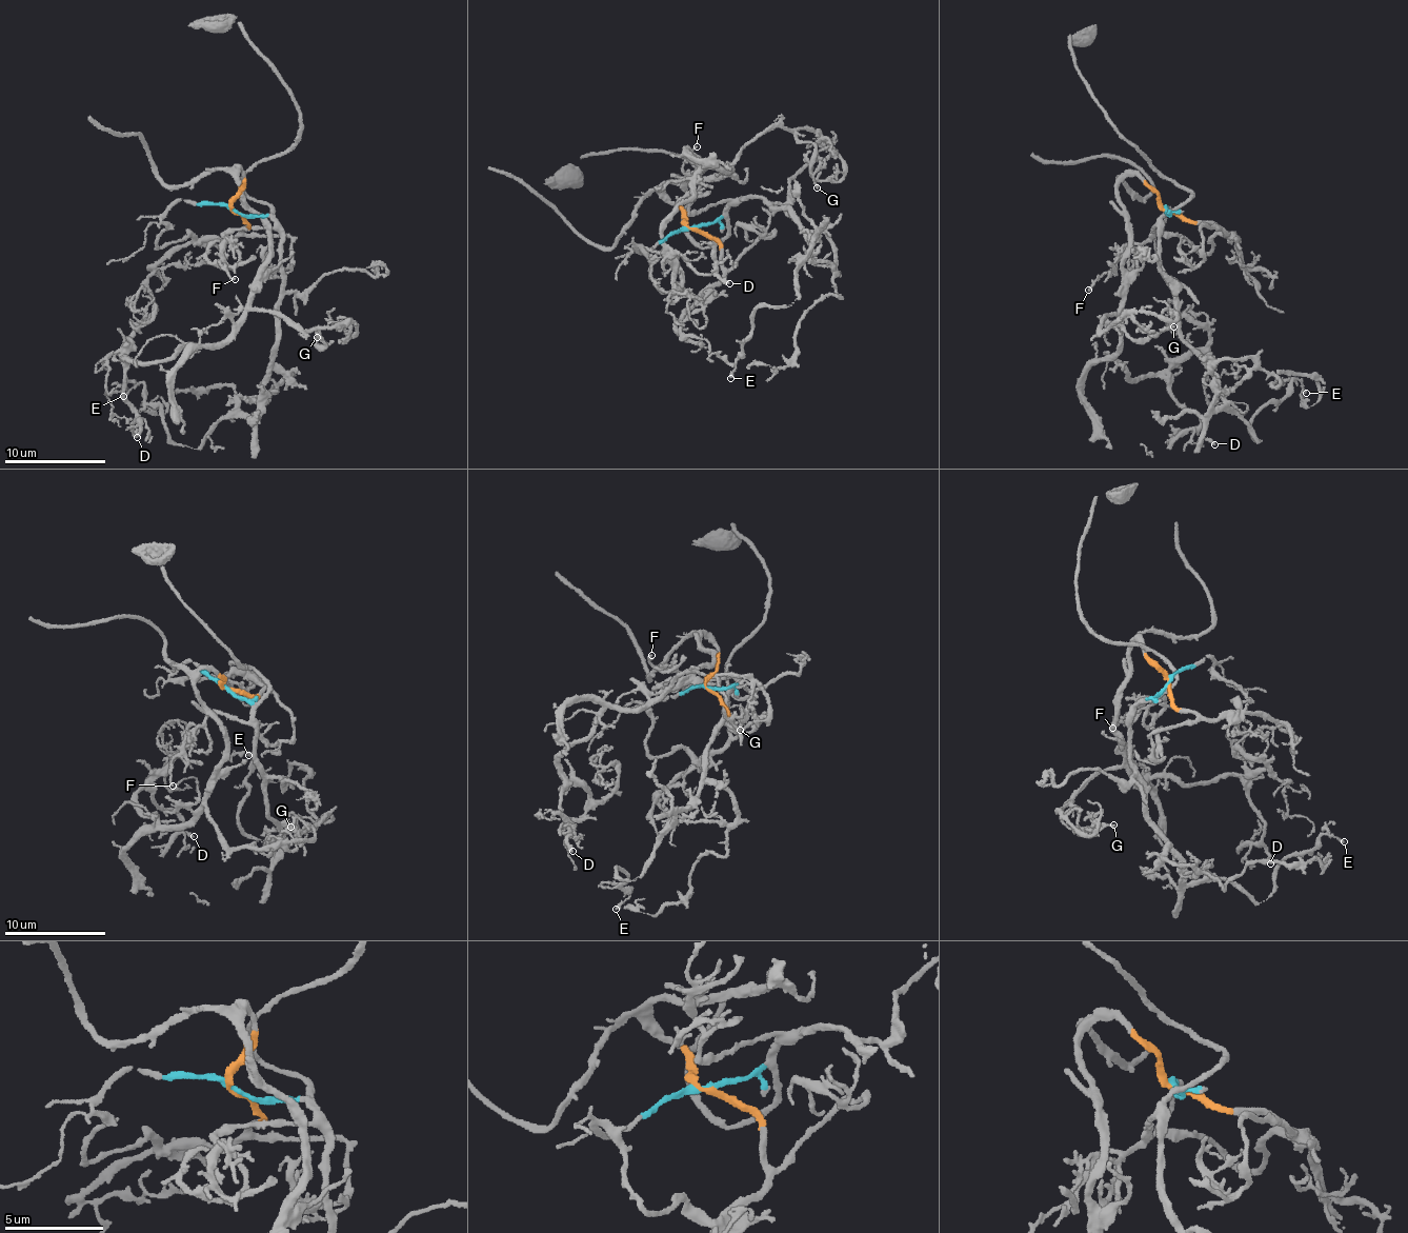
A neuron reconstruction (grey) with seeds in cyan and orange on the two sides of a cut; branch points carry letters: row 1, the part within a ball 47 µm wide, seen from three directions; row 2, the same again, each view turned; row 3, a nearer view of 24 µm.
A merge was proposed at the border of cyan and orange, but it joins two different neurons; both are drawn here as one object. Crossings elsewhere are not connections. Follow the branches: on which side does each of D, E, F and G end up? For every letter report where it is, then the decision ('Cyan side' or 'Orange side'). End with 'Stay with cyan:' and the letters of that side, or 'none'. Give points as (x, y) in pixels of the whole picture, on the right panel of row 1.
D: Place: (1214, 444). Orange side
E: Place: (1306, 393). Cyan side
F: Place: (1088, 290). Cyan side
G: Place: (1173, 326). Orange side
Stay with cyan: E, F

